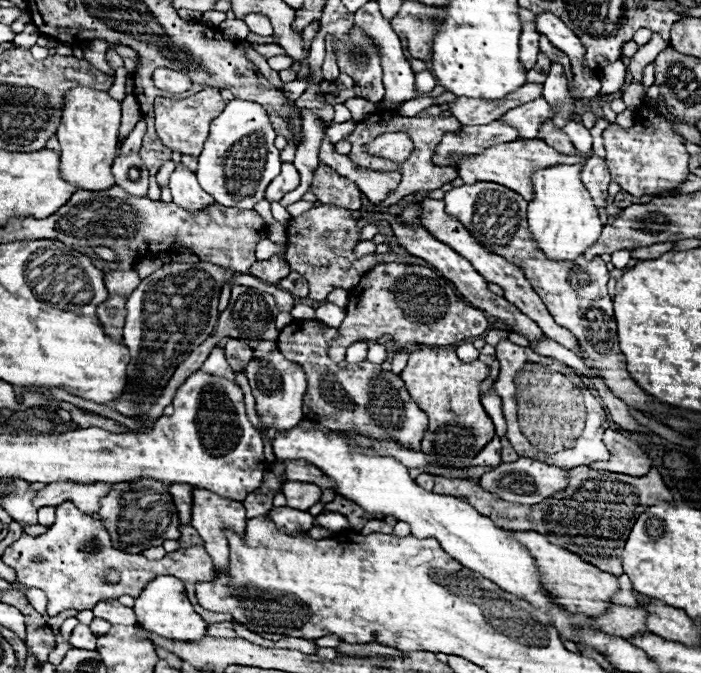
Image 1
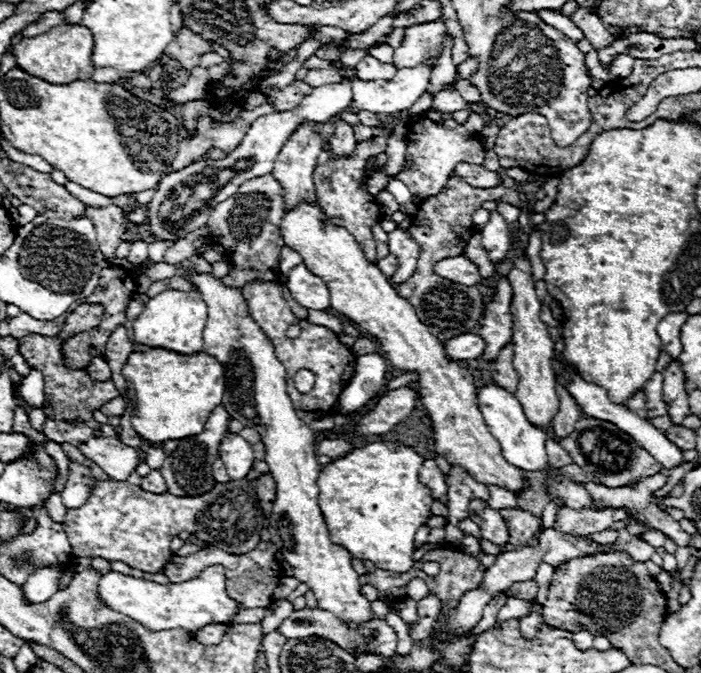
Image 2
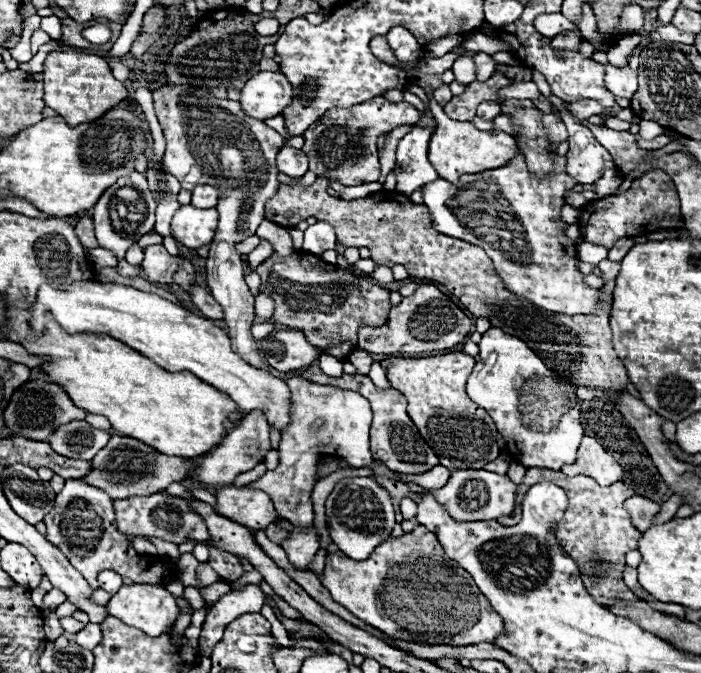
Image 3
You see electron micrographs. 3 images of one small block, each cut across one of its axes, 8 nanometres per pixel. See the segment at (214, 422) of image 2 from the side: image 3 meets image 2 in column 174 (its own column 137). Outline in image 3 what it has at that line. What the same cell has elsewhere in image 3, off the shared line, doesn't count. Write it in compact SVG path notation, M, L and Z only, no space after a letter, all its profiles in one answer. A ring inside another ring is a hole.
M112 436L106 448L102 448L92 458L92 470L82 476L86 484L94 484L94 488L102 488L112 496L112 500L124 500L130 496L150 496L156 492L164 492L170 484L182 482L190 478L194 470L196 458L180 458L180 456L166 456L140 440L128 436Z

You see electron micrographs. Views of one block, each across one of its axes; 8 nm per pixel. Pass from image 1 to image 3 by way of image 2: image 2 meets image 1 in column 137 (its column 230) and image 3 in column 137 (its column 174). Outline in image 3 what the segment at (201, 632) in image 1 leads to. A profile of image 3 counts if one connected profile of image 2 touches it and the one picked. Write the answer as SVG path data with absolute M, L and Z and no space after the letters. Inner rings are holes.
M132 584L132 586L122 586L108 602L108 614L122 620L128 626L140 628L148 636L160 636L162 632L168 632L178 614L180 608L176 604L176 598L164 588L164 586L154 586L154 584Z

